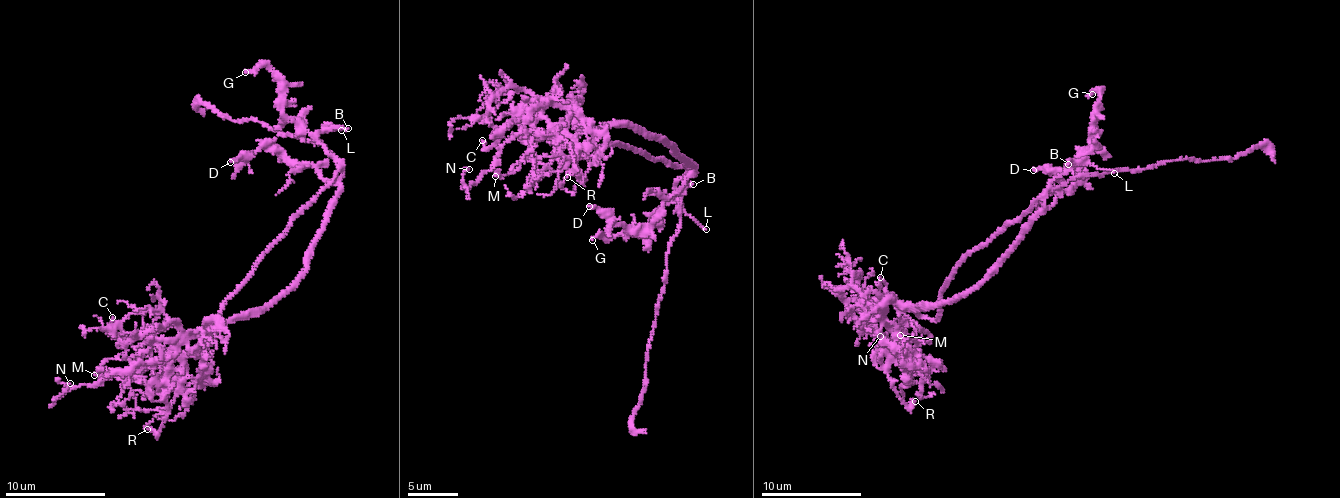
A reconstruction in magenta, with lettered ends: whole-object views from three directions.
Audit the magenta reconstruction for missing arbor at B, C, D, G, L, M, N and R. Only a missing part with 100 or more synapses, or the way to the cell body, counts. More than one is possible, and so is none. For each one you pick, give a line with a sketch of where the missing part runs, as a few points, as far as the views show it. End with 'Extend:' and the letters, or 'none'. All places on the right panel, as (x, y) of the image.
Extend: none

